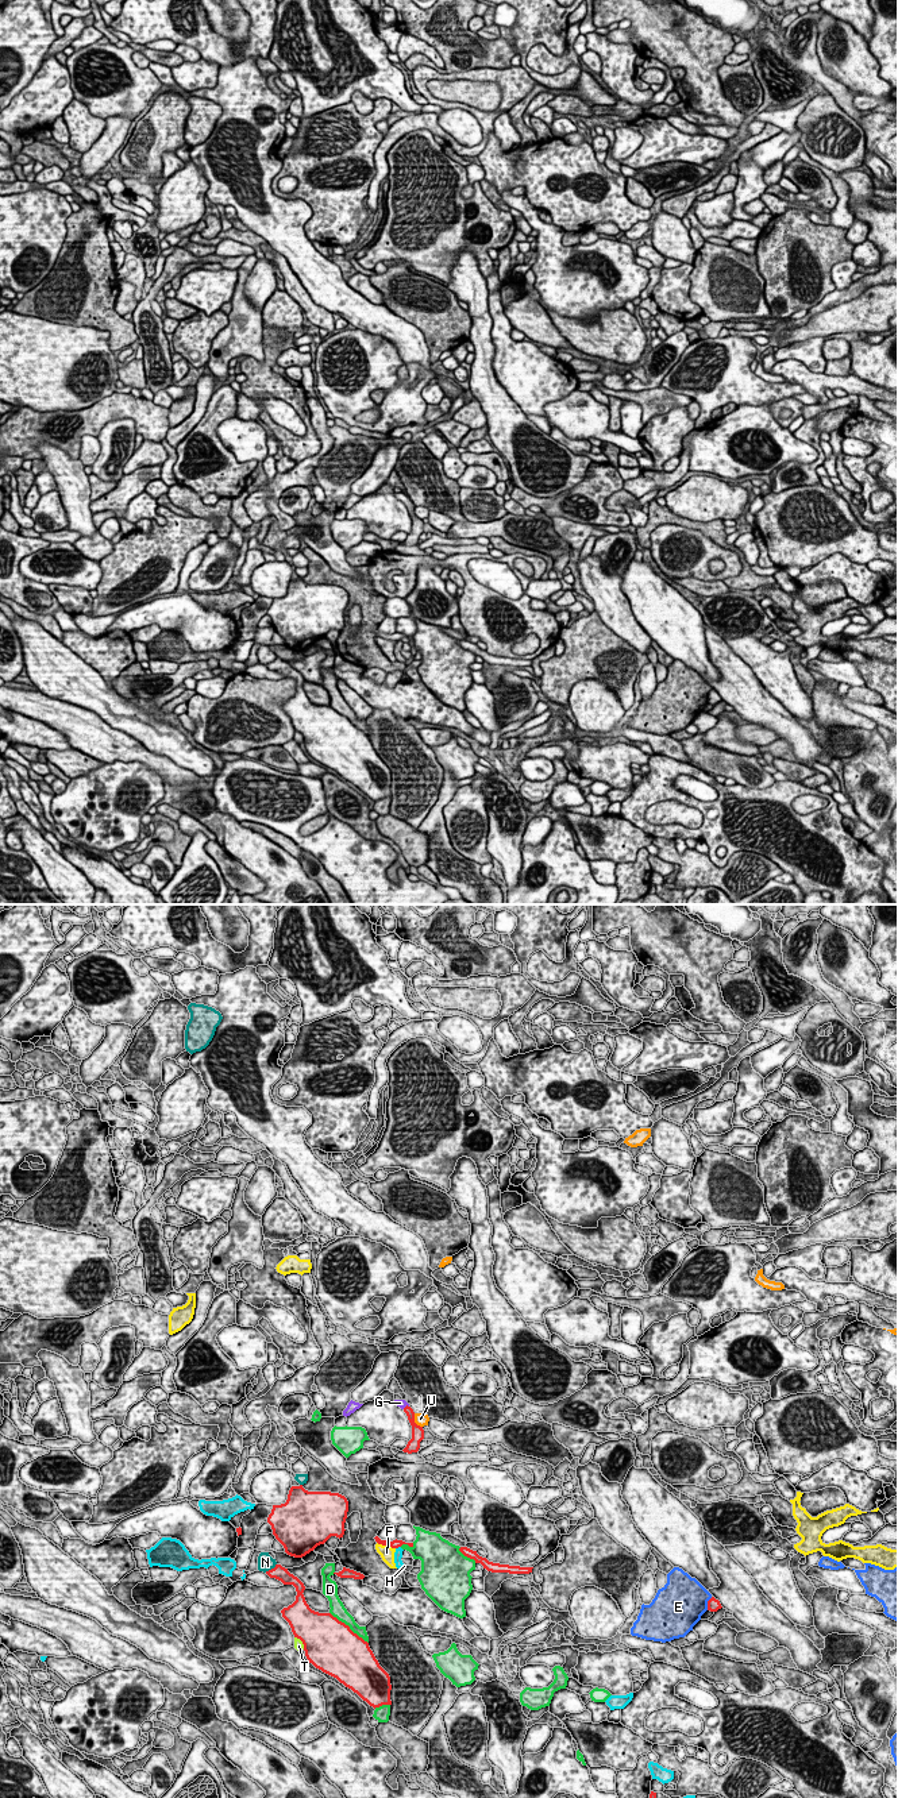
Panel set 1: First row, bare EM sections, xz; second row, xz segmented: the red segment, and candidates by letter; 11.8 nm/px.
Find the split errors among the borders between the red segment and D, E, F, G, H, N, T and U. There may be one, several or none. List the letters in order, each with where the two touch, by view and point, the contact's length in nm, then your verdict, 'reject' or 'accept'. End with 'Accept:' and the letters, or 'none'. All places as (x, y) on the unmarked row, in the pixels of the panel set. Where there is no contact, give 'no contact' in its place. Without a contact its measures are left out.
D: contact xz (349, 720); length 600 nm; reject
E: contact xz (708, 697); length 170 nm; reject
F: contact xz (386, 639); length 240 nm; reject
G: contact xz (407, 498); length 90 nm; accept
H: contact xz (397, 640); length 70 nm; reject
N: contact xz (272, 662); length 180 nm; reject
T: contact xz (301, 733); length 200 nm; reject
U: contact xz (413, 514); length 200 nm; reject
Accept: G

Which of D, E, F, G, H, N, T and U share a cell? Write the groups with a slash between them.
D / E / F / G / H / N / T / U

